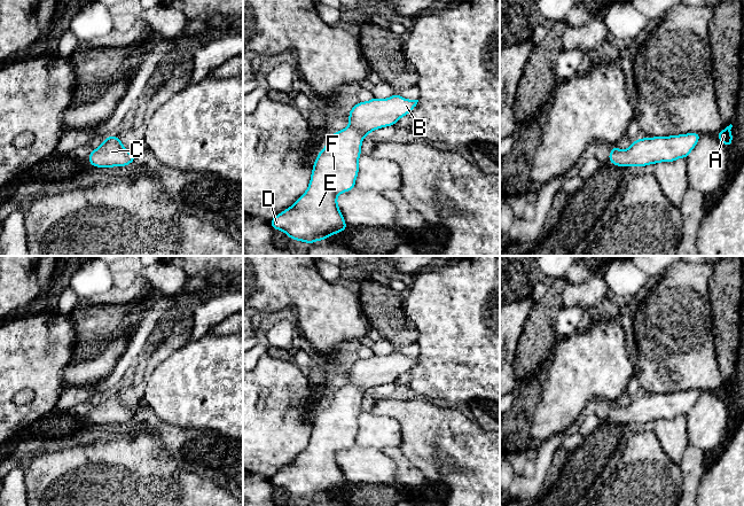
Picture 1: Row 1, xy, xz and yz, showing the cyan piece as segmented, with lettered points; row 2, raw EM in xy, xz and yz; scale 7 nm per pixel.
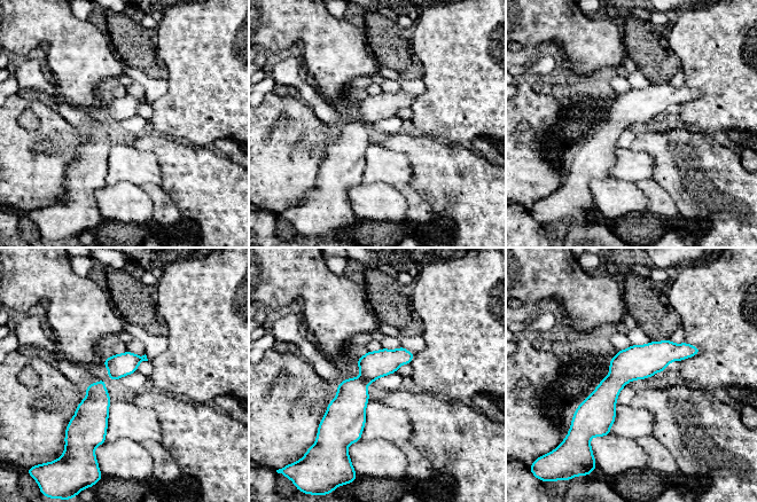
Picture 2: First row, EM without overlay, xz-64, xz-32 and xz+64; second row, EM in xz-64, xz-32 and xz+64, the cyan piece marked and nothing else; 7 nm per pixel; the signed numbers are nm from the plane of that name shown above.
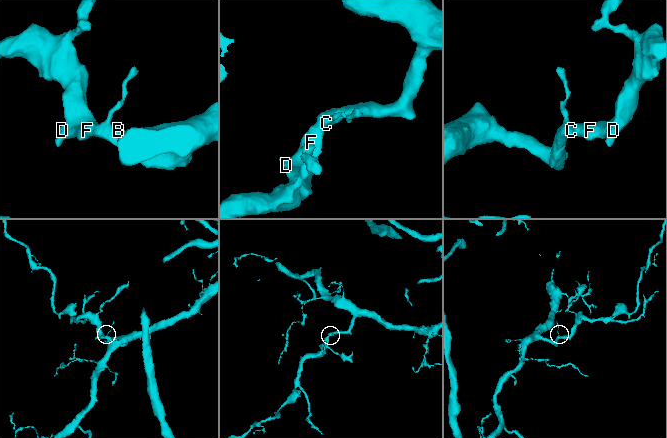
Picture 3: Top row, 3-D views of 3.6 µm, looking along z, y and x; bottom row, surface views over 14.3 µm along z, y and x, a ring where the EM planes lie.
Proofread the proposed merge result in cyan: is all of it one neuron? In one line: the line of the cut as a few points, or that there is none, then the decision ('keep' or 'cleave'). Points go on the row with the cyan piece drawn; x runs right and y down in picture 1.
no cut | keep

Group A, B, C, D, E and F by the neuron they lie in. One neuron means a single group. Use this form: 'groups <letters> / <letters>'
groups A B C D E F

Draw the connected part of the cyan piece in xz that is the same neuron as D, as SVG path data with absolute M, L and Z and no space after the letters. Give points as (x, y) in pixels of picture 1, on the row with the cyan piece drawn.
M394 93L390 99L374 98L357 103L348 112L350 125L337 133L331 133L327 146L316 156L306 192L289 209L269 220L272 228L283 231L291 240L307 244L346 229L348 226L337 205L337 195L355 188L363 138L374 130L396 125L397 120L408 115L417 102L418 100L404 99Z

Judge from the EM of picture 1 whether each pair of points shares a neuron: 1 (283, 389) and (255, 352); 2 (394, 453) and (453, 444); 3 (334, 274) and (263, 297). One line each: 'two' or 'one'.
1: two
2: two
3: two

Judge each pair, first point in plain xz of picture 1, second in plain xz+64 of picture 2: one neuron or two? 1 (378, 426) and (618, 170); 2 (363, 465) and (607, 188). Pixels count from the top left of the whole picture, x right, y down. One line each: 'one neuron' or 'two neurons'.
1: one neuron
2: one neuron

